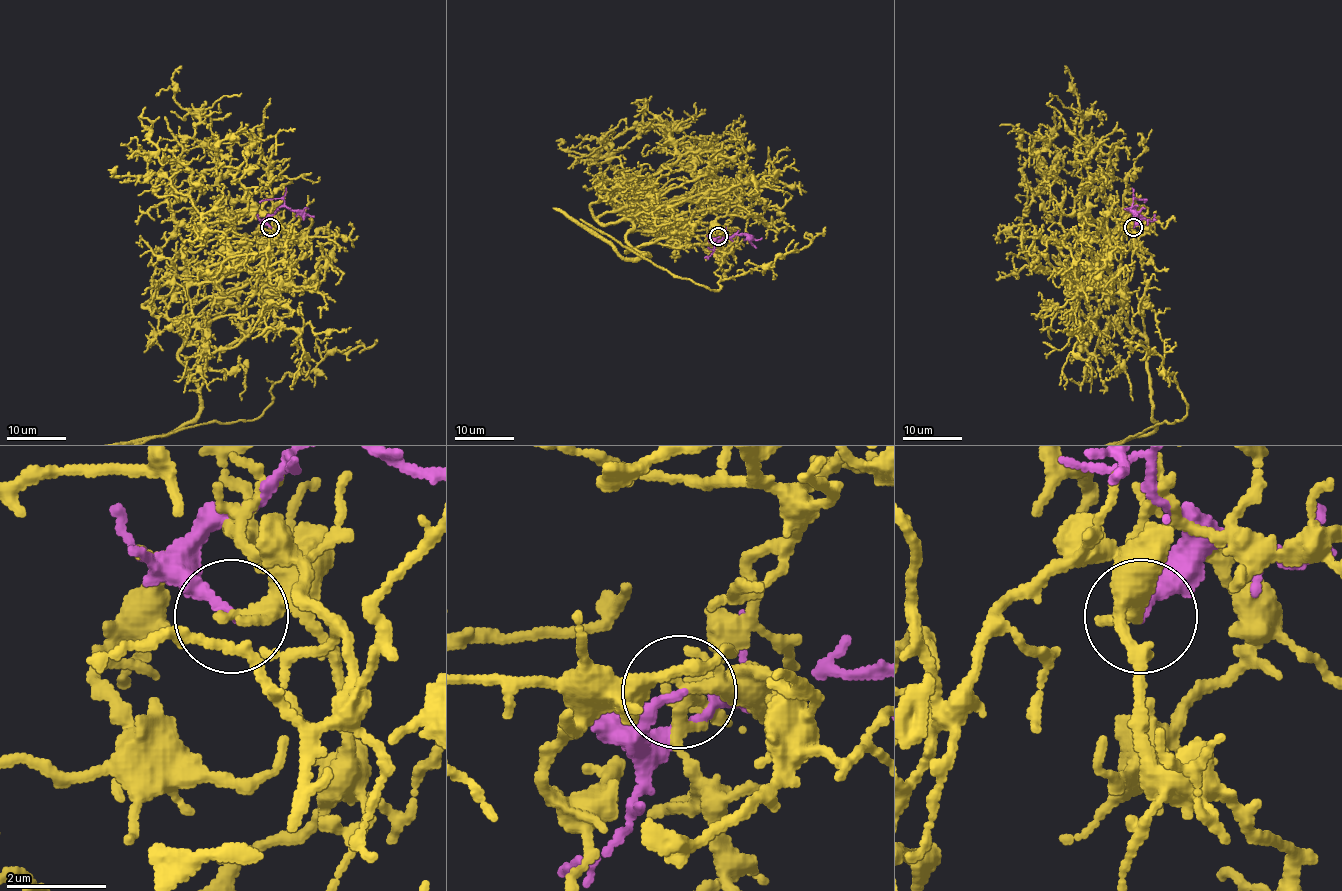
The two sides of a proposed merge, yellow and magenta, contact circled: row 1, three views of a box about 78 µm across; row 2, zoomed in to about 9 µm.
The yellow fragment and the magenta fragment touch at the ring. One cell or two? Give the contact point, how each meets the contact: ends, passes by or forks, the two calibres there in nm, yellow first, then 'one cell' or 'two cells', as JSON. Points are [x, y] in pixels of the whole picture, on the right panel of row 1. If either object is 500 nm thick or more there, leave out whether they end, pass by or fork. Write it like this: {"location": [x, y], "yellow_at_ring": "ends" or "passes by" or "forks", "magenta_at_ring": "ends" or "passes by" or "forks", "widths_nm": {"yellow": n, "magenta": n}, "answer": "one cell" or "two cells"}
{"location": [1133, 227], "yellow_at_ring": "passes by", "magenta_at_ring": "ends", "widths_nm": {"yellow": 220, "magenta": 200}, "answer": "two cells"}

